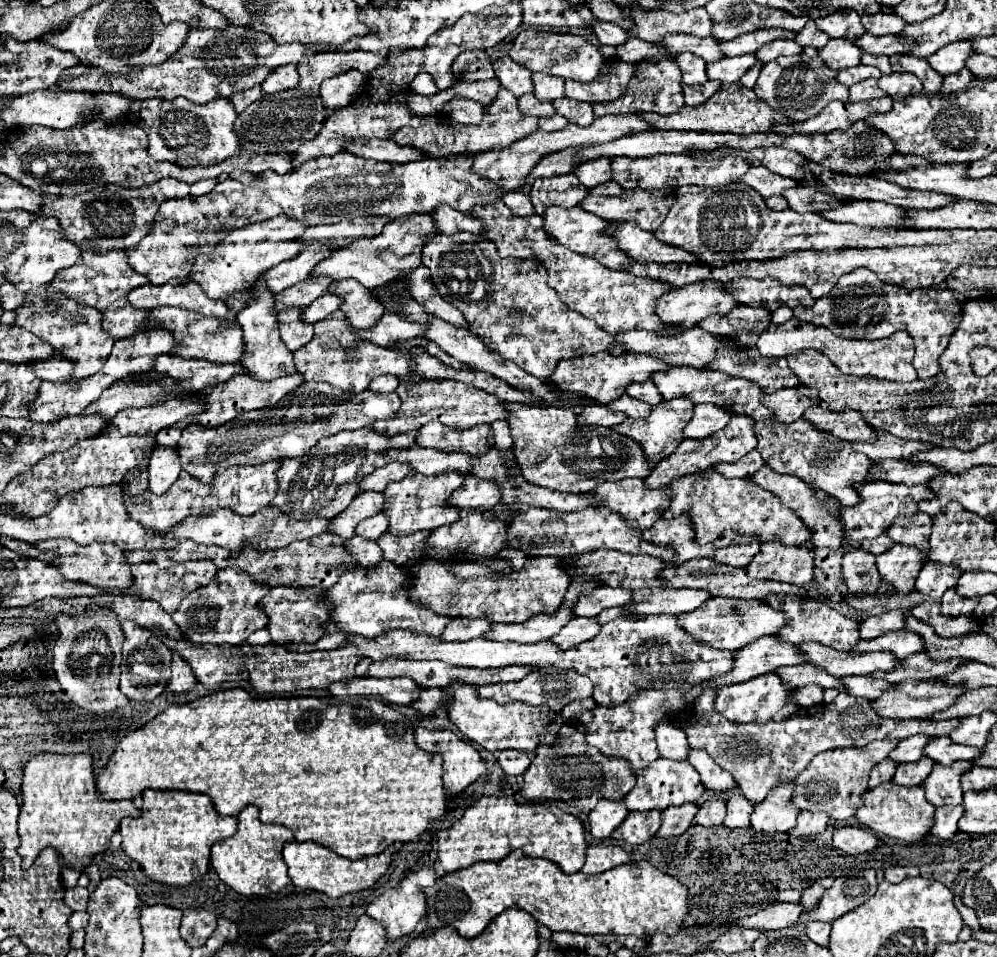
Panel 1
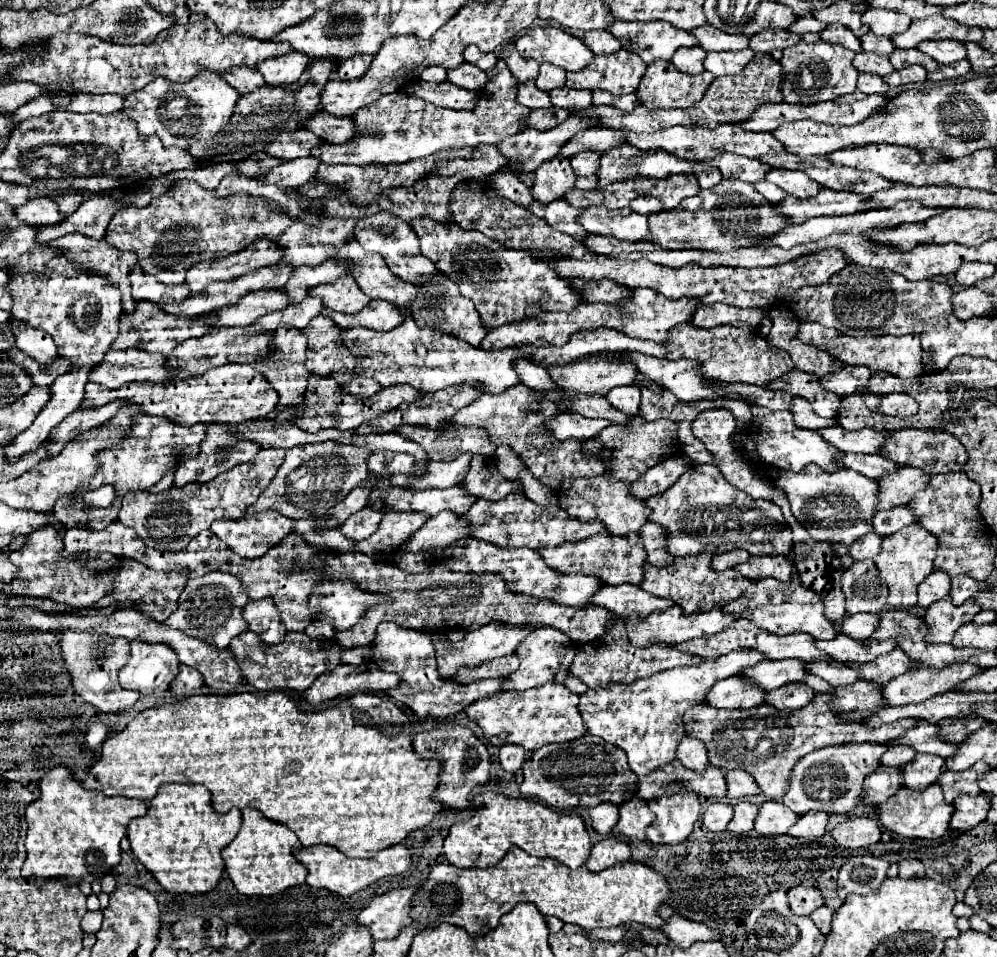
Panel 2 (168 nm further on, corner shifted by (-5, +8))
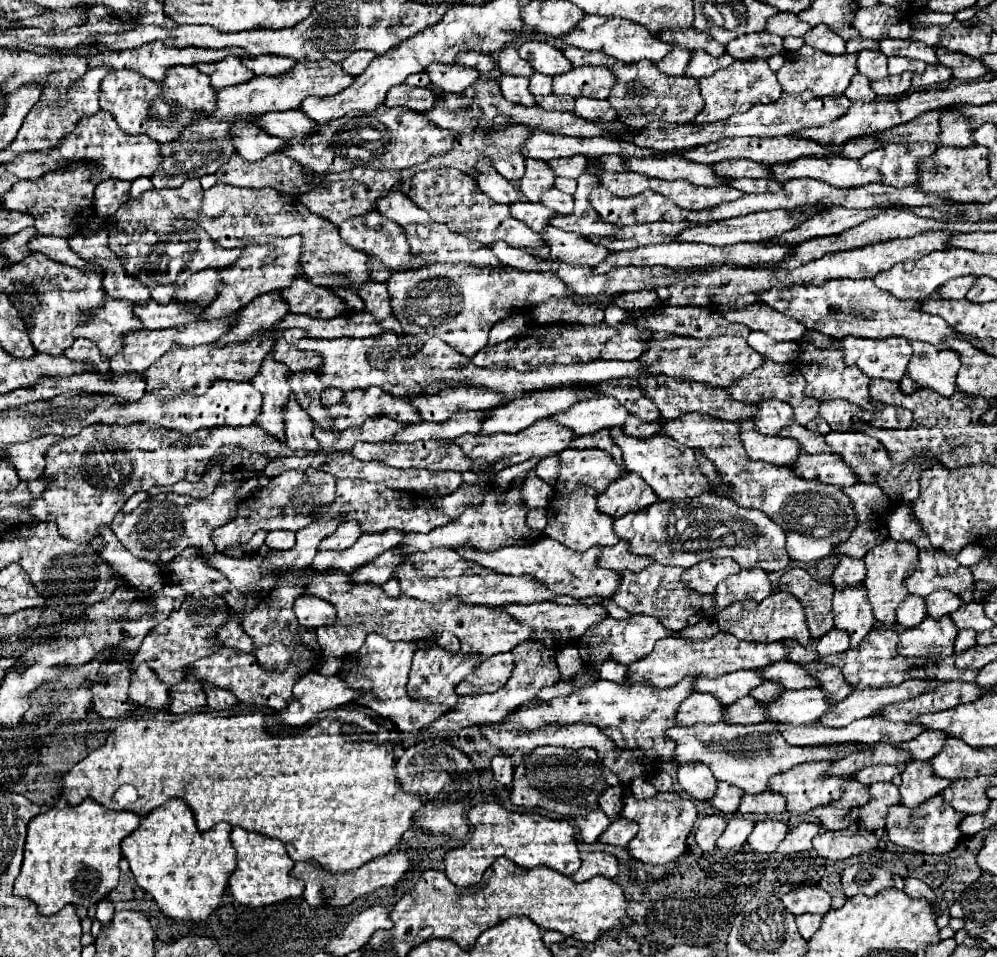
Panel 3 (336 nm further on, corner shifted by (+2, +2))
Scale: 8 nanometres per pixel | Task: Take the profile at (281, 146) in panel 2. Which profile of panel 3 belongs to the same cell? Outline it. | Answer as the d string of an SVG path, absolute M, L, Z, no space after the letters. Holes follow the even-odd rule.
M241 121L241 125L233 127L233 145L247 161L259 161L267 155L281 153L285 141L257 129L257 125L245 125L245 121Z

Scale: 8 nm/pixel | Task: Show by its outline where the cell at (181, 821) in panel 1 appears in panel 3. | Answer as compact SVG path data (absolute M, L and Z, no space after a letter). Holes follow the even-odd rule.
M169 799L141 819L141 825L121 841L137 885L151 893L163 915L173 919L203 921L219 905L229 873L235 869L235 849L229 843L231 825L221 821L209 831L199 831L195 815L183 799Z

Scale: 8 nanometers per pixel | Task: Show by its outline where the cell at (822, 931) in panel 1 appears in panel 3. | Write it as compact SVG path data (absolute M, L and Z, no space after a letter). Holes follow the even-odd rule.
M815 913L799 915L797 917L797 927L799 927L801 937L809 941L813 937L813 933L817 933L817 929L821 927L821 921L823 921L823 917L821 915L815 915Z

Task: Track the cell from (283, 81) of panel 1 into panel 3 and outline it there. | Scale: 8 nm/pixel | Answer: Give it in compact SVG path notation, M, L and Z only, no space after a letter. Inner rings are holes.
M259 55L259 57L245 57L243 63L247 65L247 69L251 69L257 77L259 75L269 75L269 77L277 77L283 73L289 73L295 65L295 61L289 61L287 57L273 57L273 55Z

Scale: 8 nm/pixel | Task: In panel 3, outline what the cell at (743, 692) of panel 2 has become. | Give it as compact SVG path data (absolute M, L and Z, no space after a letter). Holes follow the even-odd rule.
M693 691L689 701L681 703L677 709L677 725L693 725L693 723L719 723L727 719L727 707L717 701L711 693Z

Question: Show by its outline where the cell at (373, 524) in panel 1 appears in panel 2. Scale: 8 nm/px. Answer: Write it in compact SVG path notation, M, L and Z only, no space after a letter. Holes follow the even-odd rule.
M364 507L364 511L350 515L340 527L340 531L344 533L344 537L352 541L362 541L362 539L368 539L368 535L376 531L376 527L380 525L380 519L382 519L380 511L370 511L368 507Z

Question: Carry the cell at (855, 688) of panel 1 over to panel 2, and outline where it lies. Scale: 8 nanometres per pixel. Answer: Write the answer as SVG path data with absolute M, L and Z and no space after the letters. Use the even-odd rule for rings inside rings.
M812 661L812 663L804 663L804 667L808 667L808 673L824 679L832 687L850 685L860 679L856 669L852 669L844 663L836 663L836 661Z

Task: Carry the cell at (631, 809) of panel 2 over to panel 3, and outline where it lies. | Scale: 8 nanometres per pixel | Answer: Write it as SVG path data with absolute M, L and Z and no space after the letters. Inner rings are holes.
M617 817L617 821L613 821L609 825L609 829L599 837L599 841L619 845L619 847L627 847L629 841L637 835L637 831L639 831L639 825L635 821L629 821L625 817Z

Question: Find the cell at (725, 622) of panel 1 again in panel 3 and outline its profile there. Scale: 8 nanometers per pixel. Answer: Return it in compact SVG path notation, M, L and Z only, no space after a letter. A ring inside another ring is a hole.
M631 615L627 621L605 617L605 621L599 621L597 625L593 625L593 629L589 629L589 633L585 633L585 637L579 639L579 653L585 663L593 663L593 665L595 663L599 665L599 661L605 661L609 657L613 657L623 665L631 665L633 661L639 661L647 653L651 653L657 641L671 637L673 633L675 631L665 629L657 621L657 617L649 617L649 615Z

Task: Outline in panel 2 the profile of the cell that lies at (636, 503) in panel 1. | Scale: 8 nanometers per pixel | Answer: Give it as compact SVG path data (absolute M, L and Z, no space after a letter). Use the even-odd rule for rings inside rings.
M608 475L592 477L592 479L576 479L570 489L558 495L560 507L568 511L568 517L578 521L600 521L612 535L628 535L632 531L640 531L640 527L648 521L648 507L644 501L634 499L628 493L630 483L616 481Z

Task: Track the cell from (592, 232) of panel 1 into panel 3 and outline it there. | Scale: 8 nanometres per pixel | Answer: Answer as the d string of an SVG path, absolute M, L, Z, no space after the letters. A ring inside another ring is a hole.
M517 201L511 205L511 213L515 219L521 219L523 223L527 223L533 231L537 233L545 233L547 227L549 227L549 219L551 219L551 213L545 205L537 203L529 203L529 201Z

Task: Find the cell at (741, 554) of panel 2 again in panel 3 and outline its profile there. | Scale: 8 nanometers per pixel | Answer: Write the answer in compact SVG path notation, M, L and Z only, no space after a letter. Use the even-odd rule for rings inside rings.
M709 559L693 565L683 573L683 581L701 593L715 593L715 587L719 581L729 577L731 573L737 573L739 563L733 559Z

